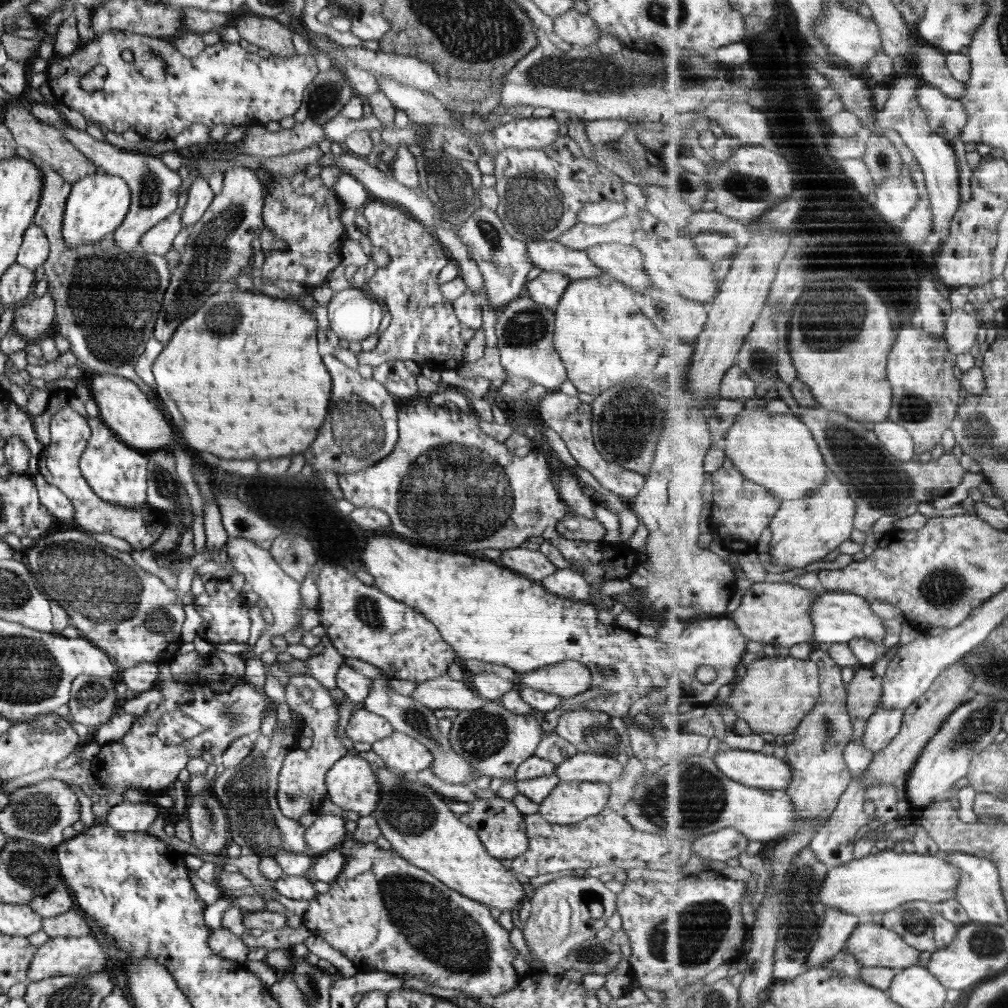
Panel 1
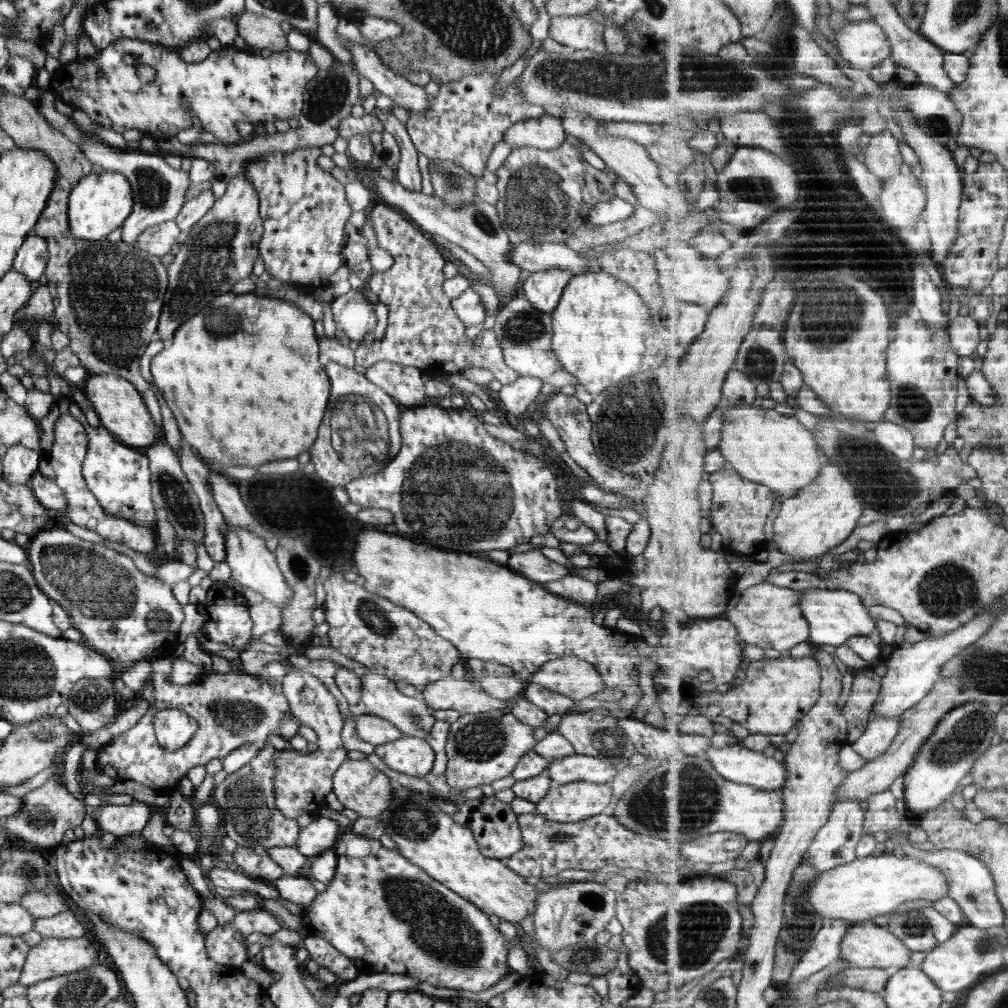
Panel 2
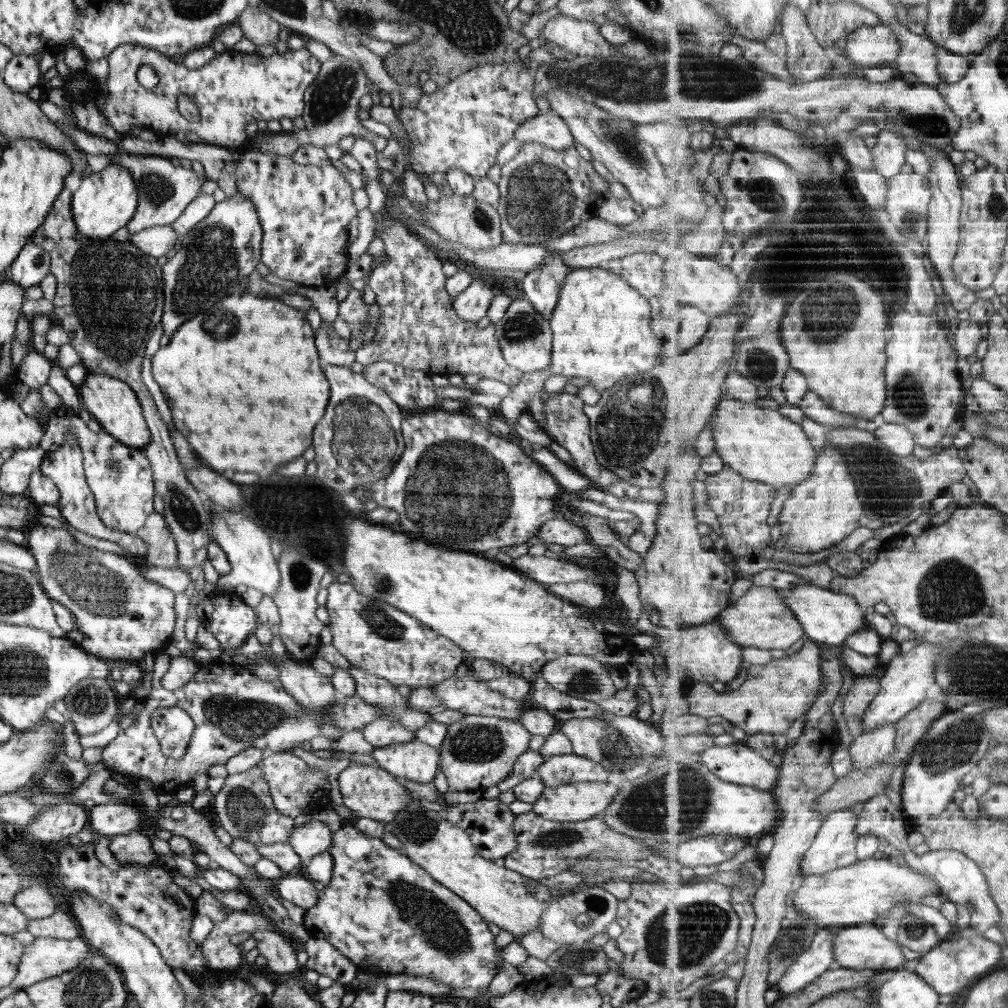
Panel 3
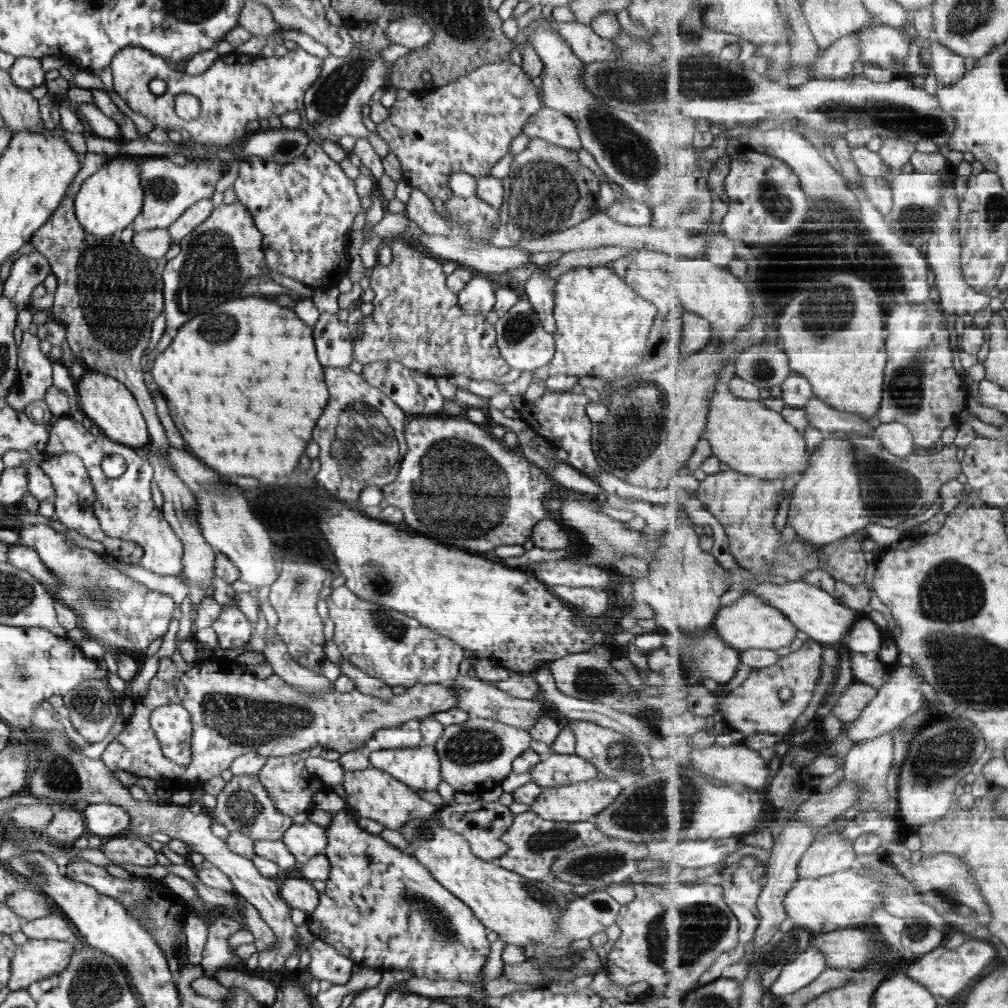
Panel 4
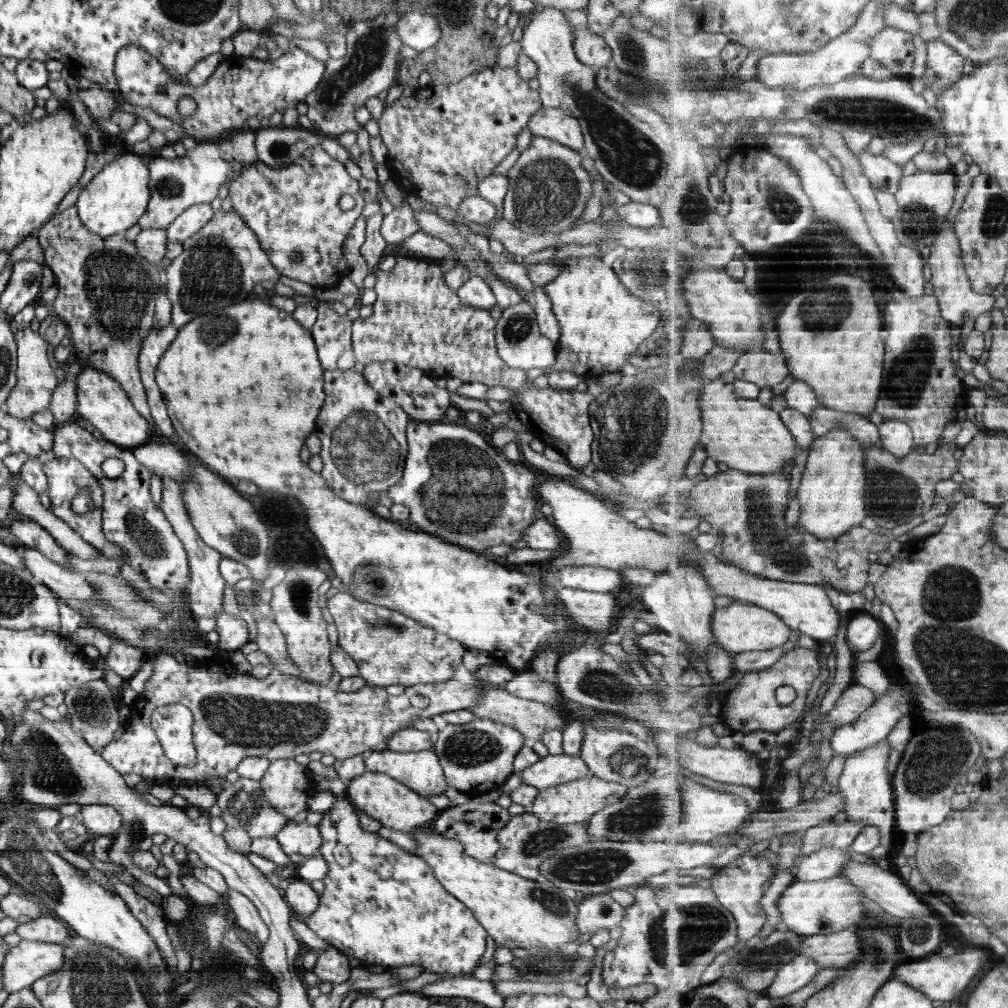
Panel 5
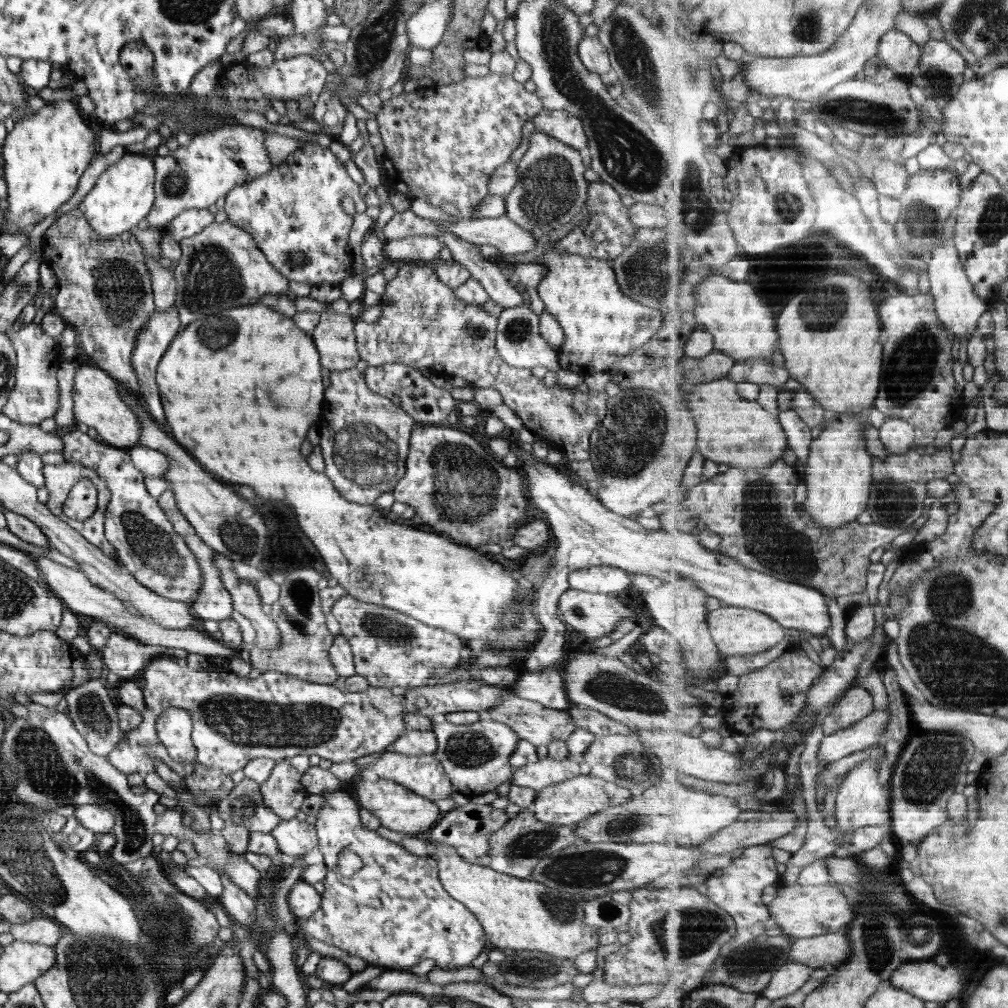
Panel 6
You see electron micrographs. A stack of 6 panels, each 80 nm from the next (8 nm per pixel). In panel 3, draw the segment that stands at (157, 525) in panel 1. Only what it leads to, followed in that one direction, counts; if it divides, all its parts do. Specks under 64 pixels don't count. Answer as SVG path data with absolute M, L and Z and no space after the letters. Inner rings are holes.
M74 435L68 436L64 446L58 448L56 452L47 452L40 463L39 469L42 474L45 474L51 481L58 487L61 497L58 501L58 509L61 512L61 516L64 518L66 524L70 524L72 528L84 532L84 534L90 534L94 538L102 538L102 540L110 540L110 542L116 542L120 546L127 550L128 558L139 561L147 553L148 547L143 538L139 536L122 532L118 529L110 528L106 526L96 514L95 496L90 490L89 484L85 477L85 470L83 467L83 454L78 446L78 437Z

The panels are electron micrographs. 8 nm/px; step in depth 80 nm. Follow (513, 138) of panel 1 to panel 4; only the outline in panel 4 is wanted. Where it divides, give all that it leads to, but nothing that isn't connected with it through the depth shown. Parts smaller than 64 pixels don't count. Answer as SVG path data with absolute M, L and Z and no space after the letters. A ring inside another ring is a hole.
M546 106L528 119L523 132L530 139L541 138L568 150L582 148L575 122L566 114Z

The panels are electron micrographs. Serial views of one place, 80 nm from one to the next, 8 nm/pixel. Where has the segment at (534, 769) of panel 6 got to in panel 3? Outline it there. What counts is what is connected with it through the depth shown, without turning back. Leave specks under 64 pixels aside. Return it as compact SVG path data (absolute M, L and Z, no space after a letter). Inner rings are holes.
M573 752L548 757L535 776L540 777L546 787L557 787L586 781L608 782L610 772L603 764Z

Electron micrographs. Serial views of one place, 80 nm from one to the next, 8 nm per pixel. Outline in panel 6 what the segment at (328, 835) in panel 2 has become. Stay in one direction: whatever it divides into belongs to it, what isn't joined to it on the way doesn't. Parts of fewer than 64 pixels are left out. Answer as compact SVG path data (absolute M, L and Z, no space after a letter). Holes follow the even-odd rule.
M296 817L290 820L281 819L271 835L285 858L302 858L318 846L315 826L298 821Z

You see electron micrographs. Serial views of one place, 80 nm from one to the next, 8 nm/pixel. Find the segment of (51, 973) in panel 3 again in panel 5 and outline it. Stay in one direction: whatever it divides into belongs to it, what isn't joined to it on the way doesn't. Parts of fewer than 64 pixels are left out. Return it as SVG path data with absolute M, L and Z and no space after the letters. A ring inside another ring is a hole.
M26 941L11 947L3 962L3 990L14 993L26 988L53 971L64 962L63 944Z

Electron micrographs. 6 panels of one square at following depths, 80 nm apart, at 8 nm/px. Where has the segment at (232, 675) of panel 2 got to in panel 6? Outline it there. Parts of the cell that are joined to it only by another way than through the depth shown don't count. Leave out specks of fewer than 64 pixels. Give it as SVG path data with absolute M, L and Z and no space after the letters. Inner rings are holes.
M158 656L148 662L144 668L145 685L143 697L147 707L140 712L142 722L138 728L125 733L125 739L107 754L107 759L114 768L124 774L139 772L148 774L154 771L154 758L160 758L164 764L181 777L194 775L196 766L211 766L219 768L224 774L231 775L236 770L243 769L253 758L272 758L276 761L290 759L298 754L318 754L320 758L333 763L354 761L372 753L383 753L390 749L391 744L404 733L405 714L420 713L450 714L451 712L482 712L490 710L503 696L510 695L509 688L485 685L480 680L454 681L453 683L407 689L403 695L396 695L386 687L368 687L365 691L350 692L329 684L316 684L296 677L288 677L281 672L264 671L260 677L250 679L236 675L228 669L227 658L207 658L205 670L194 670L191 667L179 666L173 656ZM168 707L178 707L189 710L193 720L191 739L197 750L197 762L186 764L176 762L167 754L166 748L158 740L156 732L156 717Z

